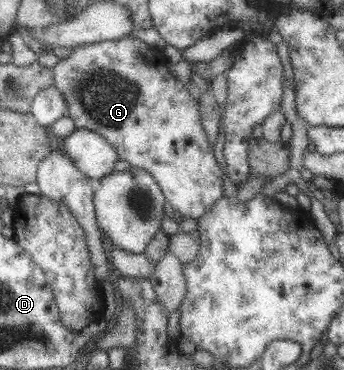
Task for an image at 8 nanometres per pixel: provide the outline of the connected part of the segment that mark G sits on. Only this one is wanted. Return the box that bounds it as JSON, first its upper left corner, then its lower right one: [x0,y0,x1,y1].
[54,37,224,219]

